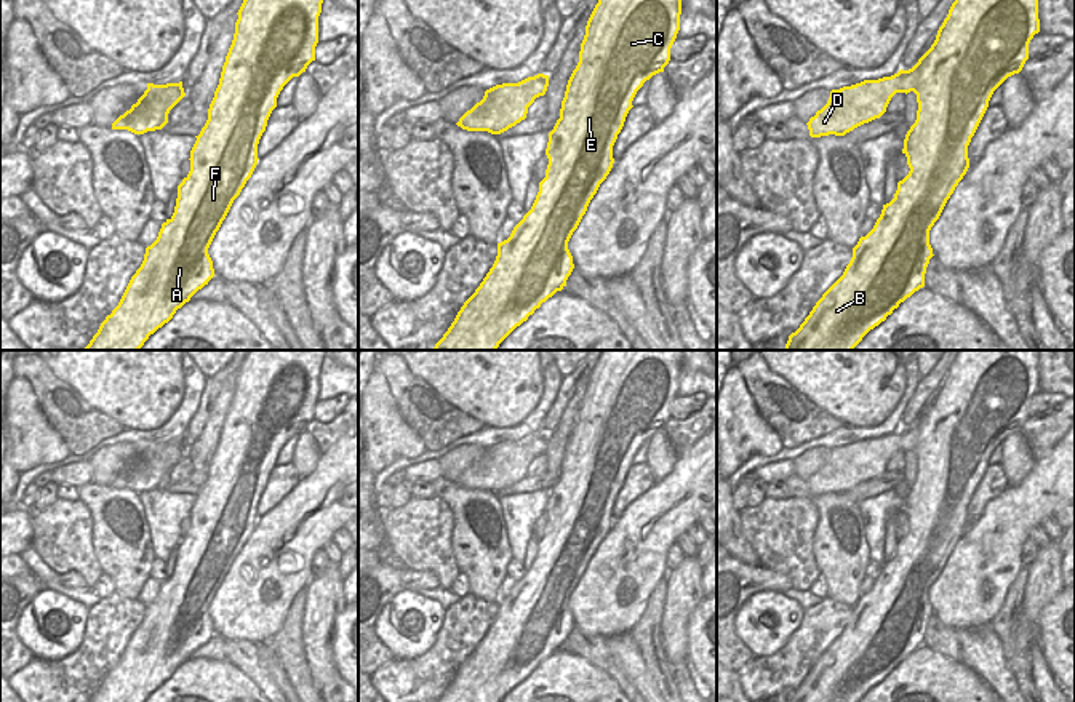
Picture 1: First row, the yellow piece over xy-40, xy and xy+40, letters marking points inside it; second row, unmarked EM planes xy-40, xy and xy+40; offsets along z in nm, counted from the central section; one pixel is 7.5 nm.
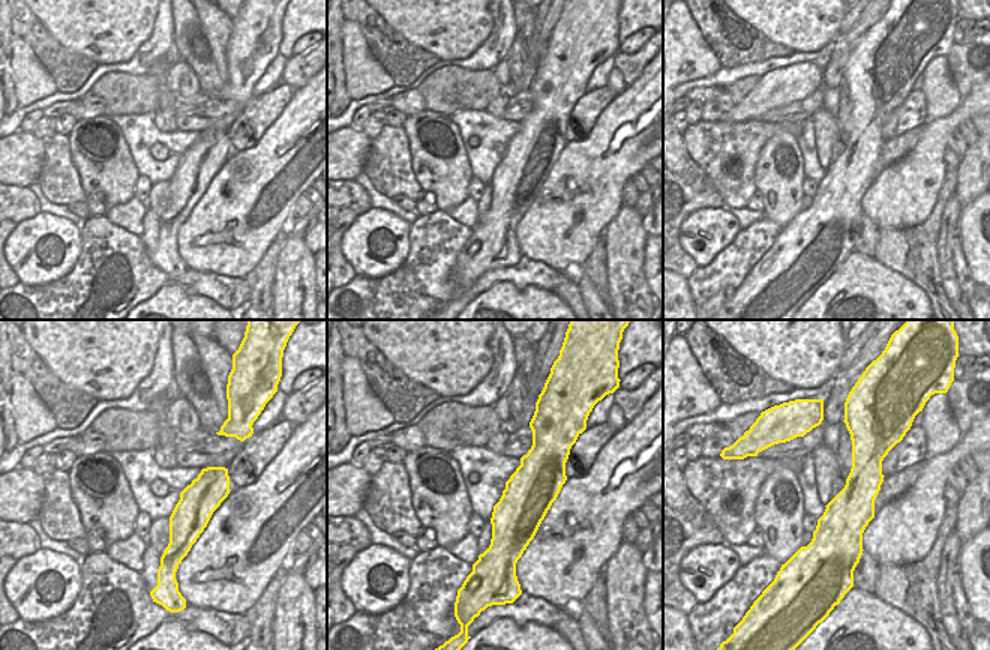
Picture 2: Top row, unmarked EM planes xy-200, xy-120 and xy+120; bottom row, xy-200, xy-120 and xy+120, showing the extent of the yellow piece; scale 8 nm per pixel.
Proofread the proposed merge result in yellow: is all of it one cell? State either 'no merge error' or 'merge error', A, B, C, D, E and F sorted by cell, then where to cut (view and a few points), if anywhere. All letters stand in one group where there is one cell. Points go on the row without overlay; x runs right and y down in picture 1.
merge error | A B C E F / D | xy+40 (903, 429), (904, 450)

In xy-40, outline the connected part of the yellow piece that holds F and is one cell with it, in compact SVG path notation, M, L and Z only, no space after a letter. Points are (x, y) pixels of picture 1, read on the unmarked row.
M248 350L208 478L190 509L190 529L178 544L174 571L131 635L118 664L90 702L144 702L178 667L214 635L208 606L258 523L258 502L283 445L315 419L318 374L330 350Z

